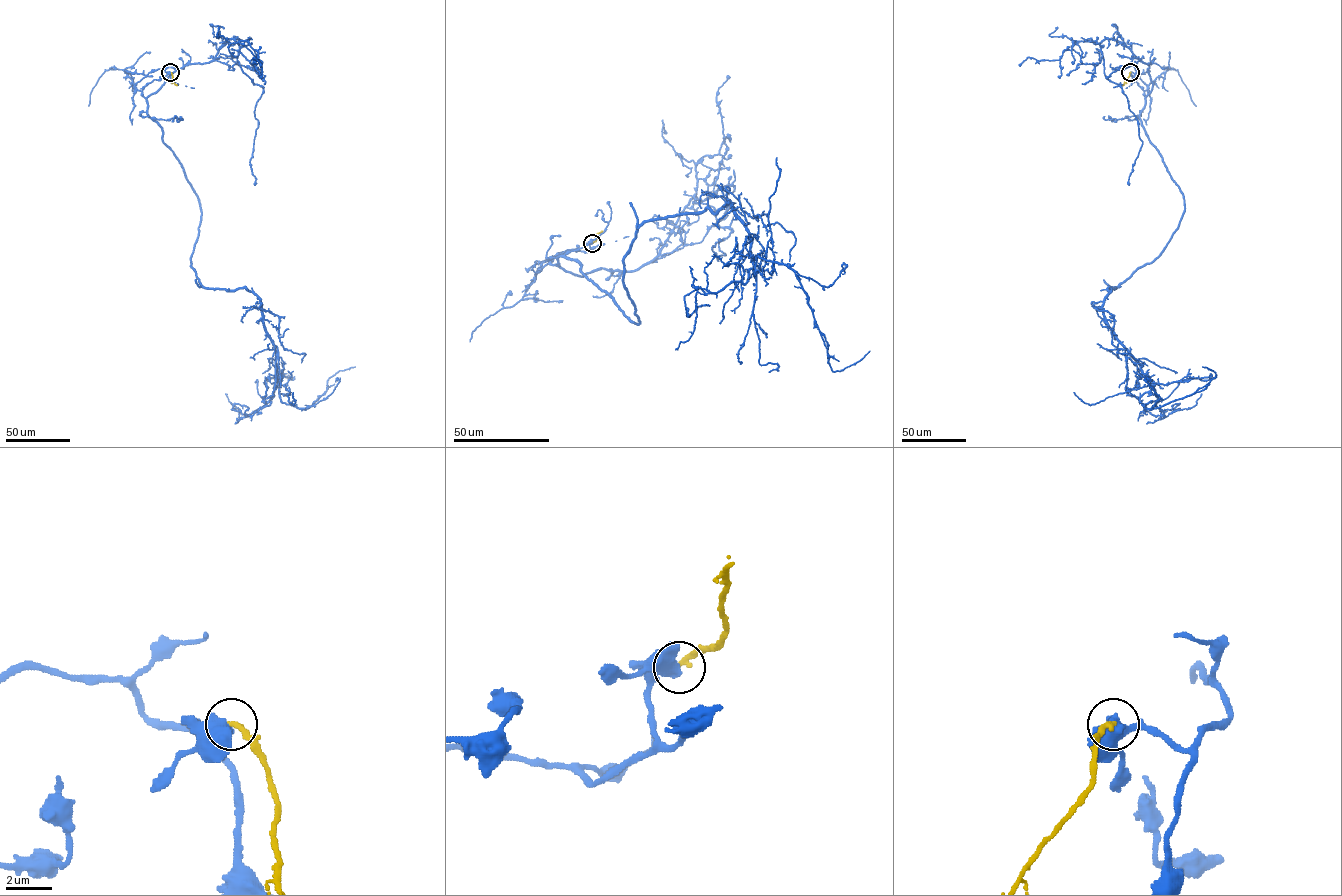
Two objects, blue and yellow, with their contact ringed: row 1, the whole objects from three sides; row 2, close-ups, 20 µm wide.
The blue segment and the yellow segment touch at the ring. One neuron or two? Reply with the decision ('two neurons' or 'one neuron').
two neurons

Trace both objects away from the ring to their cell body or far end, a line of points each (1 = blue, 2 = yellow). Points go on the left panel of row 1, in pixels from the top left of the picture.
1: (170, 72), (135, 86), (199, 203), (200, 283), (259, 298), (282, 402), (309, 407), (355, 366)
2: (170, 72), (177, 85)

